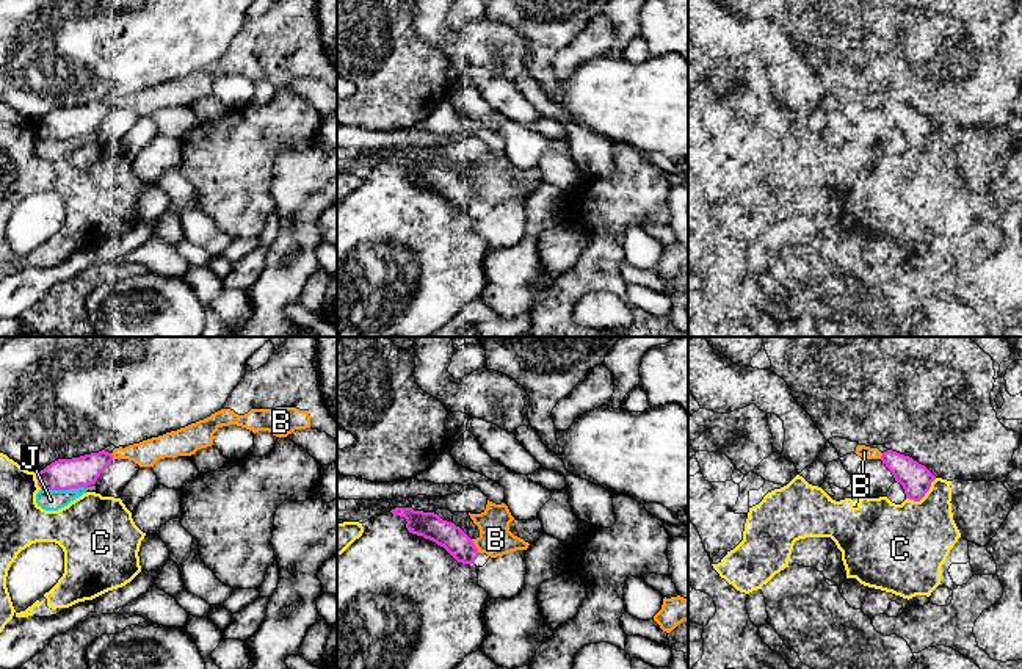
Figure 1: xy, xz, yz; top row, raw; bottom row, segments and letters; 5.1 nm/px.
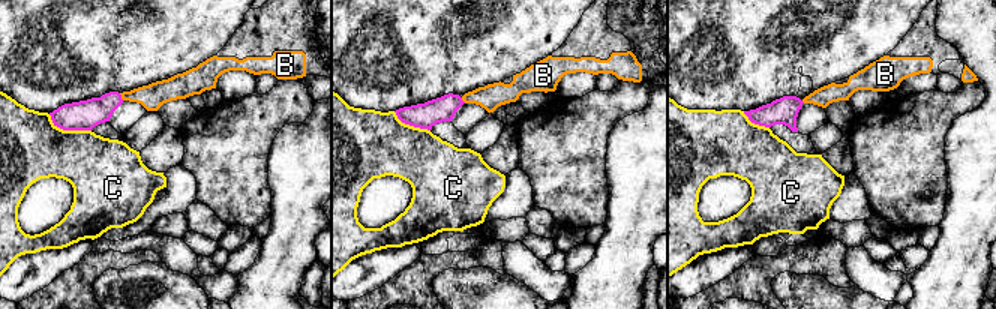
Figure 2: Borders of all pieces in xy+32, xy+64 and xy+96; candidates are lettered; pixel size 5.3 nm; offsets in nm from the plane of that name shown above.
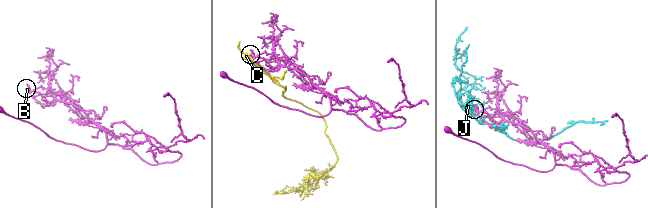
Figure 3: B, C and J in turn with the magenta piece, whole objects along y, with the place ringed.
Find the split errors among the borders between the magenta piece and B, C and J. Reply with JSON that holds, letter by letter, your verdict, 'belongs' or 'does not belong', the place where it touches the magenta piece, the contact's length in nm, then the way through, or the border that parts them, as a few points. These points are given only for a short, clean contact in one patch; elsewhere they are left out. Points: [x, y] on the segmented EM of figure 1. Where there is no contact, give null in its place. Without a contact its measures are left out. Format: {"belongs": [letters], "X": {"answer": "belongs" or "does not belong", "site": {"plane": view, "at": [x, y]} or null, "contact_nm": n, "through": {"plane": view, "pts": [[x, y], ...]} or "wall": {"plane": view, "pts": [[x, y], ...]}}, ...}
{"belongs": [], "B": {"answer": "does not belong", "site": {"plane": "xz", "at": [474, 546]}, "contact_nm": 80}, "C": {"answer": "does not belong", "site": {"plane": "yz", "at": [924, 495]}, "contact_nm": 190}, "J": {"answer": "does not belong", "site": {"plane": "xy", "at": [63, 489]}, "contact_nm": 240, "wall": {"plane": "xy", "pts": [[85, 488], [41, 491]]}}}

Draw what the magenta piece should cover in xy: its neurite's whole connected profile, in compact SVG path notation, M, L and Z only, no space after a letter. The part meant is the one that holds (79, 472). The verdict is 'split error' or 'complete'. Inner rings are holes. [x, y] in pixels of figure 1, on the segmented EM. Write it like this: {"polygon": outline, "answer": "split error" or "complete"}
{"polygon": "M102 450L72 459L58 459L36 473L41 490L69 490L96 484L111 464L113 454Z", "answer": "complete"}

